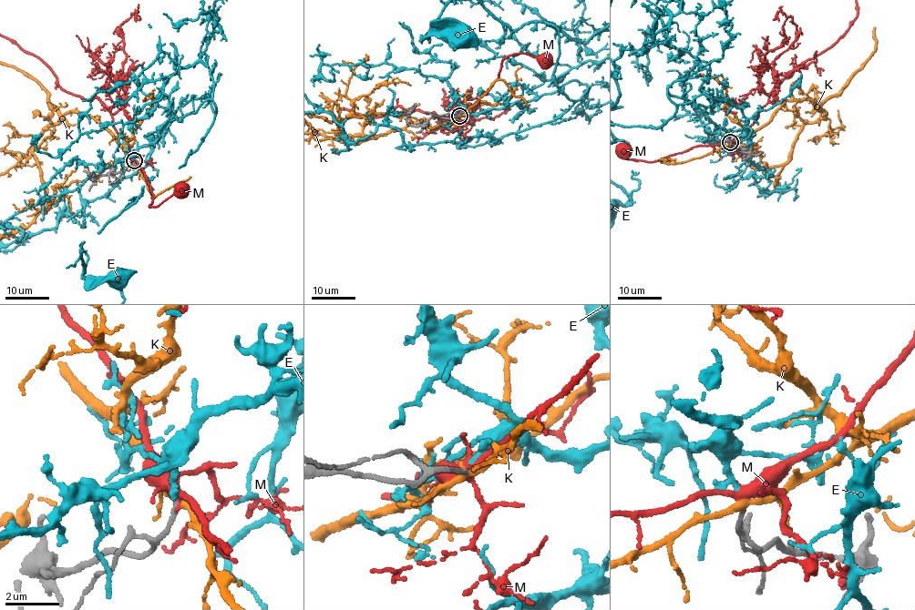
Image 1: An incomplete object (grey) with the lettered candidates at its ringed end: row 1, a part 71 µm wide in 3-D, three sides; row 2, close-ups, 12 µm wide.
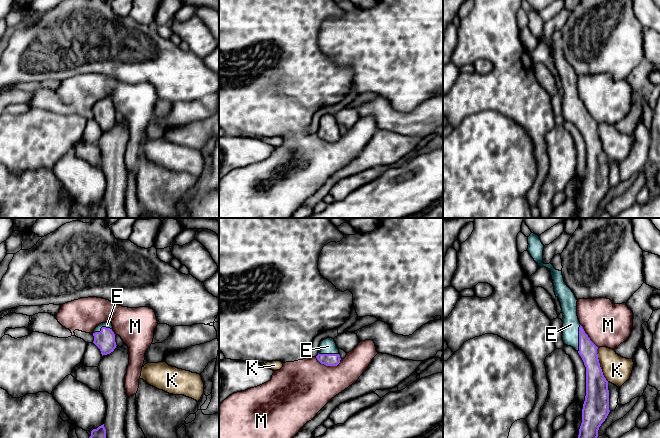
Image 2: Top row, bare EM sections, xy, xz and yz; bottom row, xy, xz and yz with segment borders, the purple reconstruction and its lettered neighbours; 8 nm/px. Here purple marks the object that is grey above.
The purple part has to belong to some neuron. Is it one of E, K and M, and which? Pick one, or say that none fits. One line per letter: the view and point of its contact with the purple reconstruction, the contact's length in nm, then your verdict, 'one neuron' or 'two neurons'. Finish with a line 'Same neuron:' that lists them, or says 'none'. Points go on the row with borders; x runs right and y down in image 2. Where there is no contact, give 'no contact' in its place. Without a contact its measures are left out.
E: yz (579, 338) | 220 nm | one neuron
K: yz (599, 365) | 280 nm | two neurons
M: xz (329, 365) | 220 nm | two neurons
Same neuron: E

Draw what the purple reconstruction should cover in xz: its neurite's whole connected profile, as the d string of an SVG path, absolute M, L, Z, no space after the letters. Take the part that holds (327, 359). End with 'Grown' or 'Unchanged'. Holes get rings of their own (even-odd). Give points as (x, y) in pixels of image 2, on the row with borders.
M327 338L321 341L317 360L326 366L337 366L340 363L339 349L334 339Z. Grown

